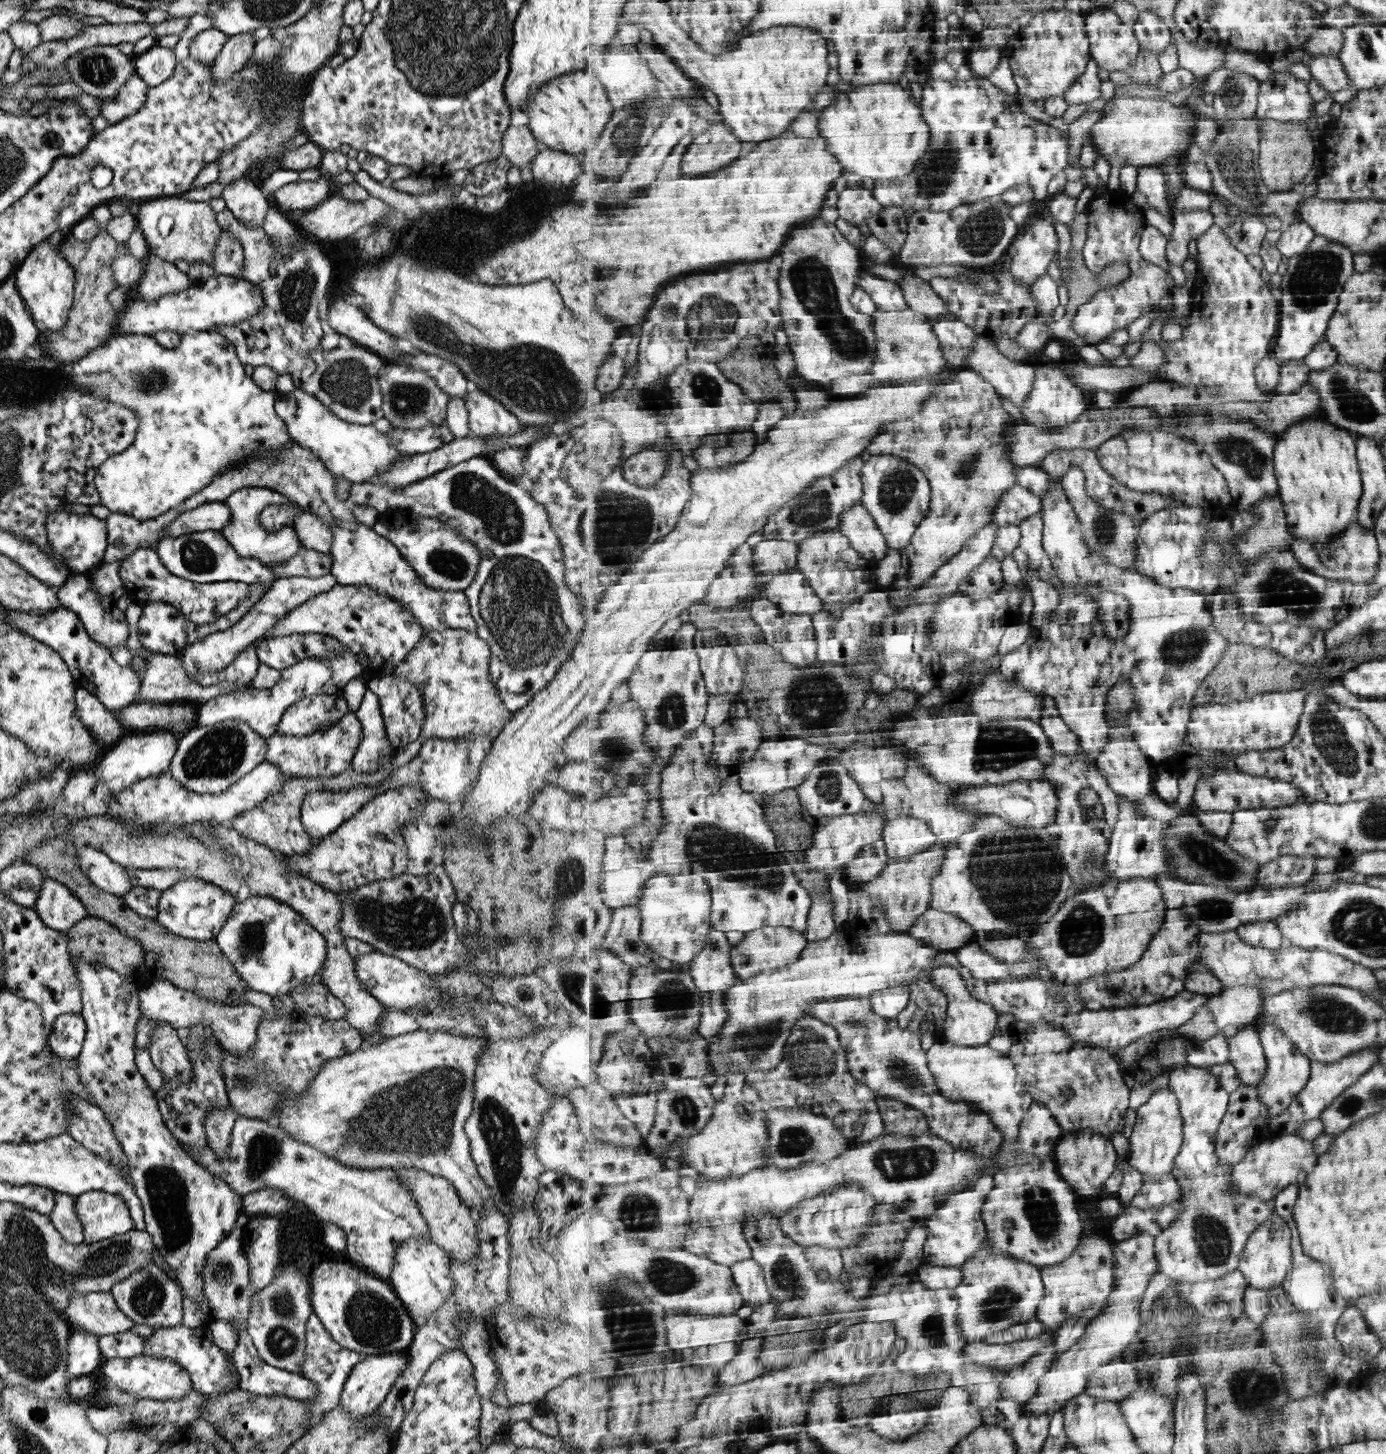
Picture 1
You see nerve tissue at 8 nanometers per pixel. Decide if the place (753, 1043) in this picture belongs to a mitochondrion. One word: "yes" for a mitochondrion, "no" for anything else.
yes

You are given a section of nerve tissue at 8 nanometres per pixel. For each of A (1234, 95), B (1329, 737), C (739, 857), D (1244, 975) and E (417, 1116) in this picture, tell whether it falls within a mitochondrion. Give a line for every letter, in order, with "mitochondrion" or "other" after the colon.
A: mitochondrion
B: mitochondrion
C: mitochondrion
D: other
E: mitochondrion

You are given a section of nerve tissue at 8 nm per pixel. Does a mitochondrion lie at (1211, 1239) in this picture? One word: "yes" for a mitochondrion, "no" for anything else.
yes

